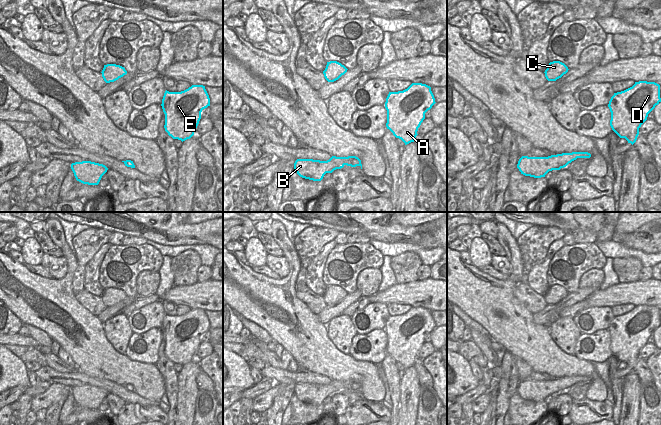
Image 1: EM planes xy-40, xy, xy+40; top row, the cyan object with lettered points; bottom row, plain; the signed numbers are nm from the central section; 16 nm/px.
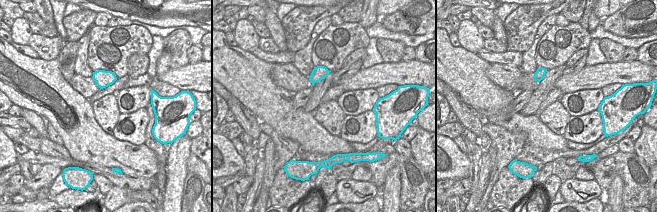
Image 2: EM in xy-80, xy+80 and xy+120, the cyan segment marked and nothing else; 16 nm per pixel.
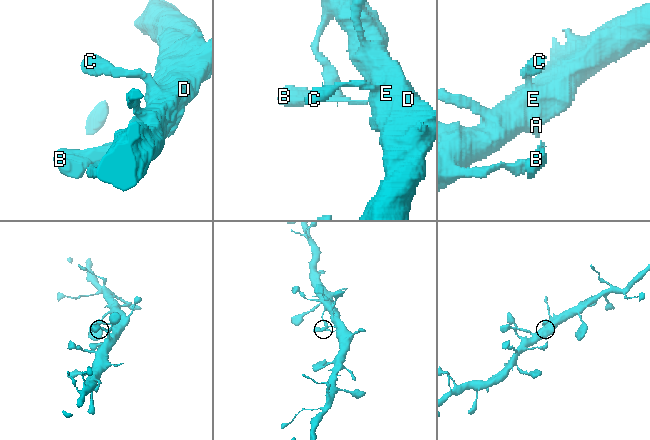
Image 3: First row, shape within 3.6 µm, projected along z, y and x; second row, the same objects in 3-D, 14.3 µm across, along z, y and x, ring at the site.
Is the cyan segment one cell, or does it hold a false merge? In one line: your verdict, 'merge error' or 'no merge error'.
merge error

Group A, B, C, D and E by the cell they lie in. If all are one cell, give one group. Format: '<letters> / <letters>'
A C D E / B

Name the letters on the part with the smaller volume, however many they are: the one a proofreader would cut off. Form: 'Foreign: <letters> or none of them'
Foreign: B

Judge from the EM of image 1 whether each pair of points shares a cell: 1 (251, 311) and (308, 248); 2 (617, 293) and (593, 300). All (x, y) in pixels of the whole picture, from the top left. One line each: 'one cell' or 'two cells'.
1: two cells
2: one cell

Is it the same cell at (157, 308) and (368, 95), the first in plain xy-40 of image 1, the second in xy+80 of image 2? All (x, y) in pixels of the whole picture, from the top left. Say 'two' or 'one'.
one

